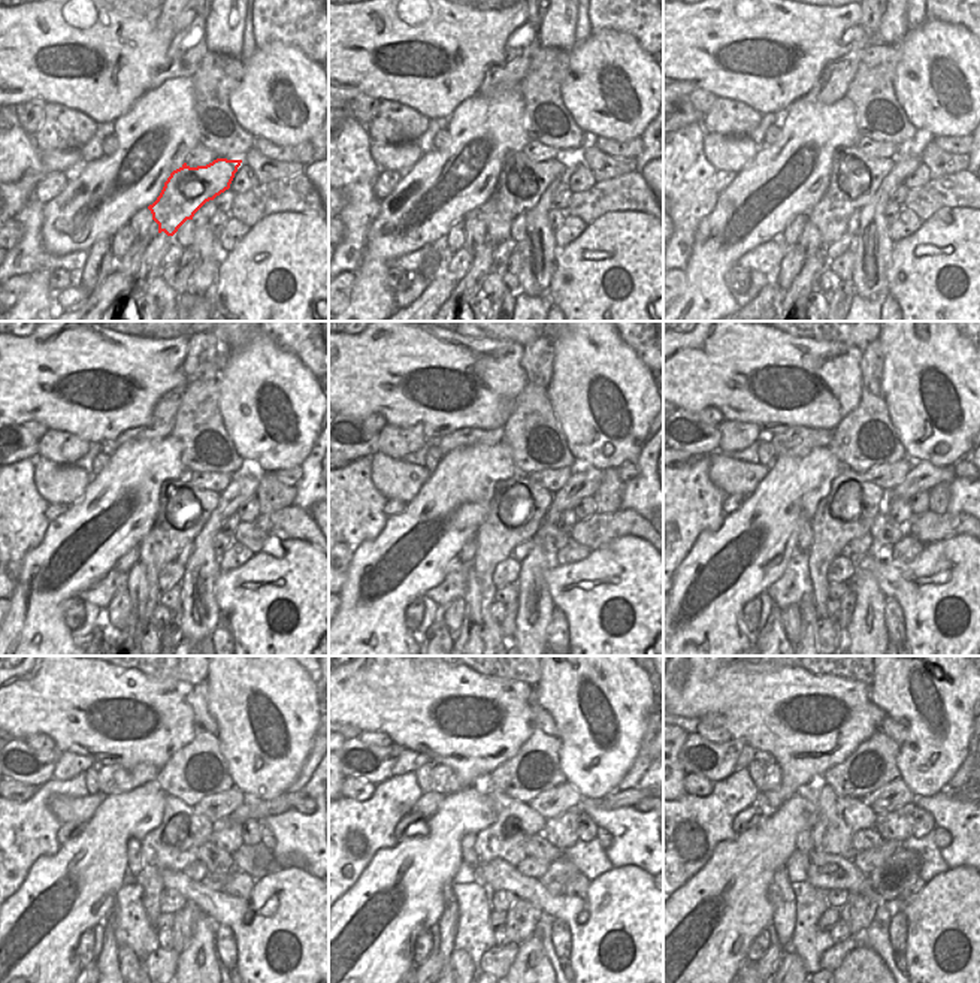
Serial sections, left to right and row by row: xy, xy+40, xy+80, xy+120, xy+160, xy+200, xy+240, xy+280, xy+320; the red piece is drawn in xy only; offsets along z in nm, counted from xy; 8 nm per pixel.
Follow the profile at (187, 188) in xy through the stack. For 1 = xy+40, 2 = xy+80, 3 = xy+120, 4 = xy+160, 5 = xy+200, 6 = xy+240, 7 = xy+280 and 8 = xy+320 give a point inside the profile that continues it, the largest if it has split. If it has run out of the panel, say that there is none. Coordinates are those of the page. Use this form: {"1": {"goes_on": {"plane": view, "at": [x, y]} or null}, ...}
{"1": {"goes_on": {"plane": "xy+40", "at": [511, 197]}}, "2": {"goes_on": {"plane": "xy+80", "at": [831, 214]}}, "3": {"goes_on": {"plane": "xy+120", "at": [166, 538]}}, "4": {"goes_on": {"plane": "xy+160", "at": [496, 538]}}, "5": {"goes_on": {"plane": "xy+200", "at": [831, 535]}}, "6": {"goes_on": {"plane": "xy+240", "at": [157, 856]}}, "7": {"goes_on": {"plane": "xy+280", "at": [492, 843]}}, "8": {"goes_on": {"plane": "xy+320", "at": [838, 817]}}}

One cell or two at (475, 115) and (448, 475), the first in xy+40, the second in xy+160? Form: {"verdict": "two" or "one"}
{"verdict": "one"}

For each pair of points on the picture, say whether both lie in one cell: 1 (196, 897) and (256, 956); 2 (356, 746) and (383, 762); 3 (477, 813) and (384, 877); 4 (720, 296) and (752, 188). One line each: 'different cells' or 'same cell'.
1: same cell
2: same cell
3: same cell
4: same cell

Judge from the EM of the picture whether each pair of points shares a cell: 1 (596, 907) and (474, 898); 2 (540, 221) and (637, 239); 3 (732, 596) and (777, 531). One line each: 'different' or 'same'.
1: different
2: different
3: same

